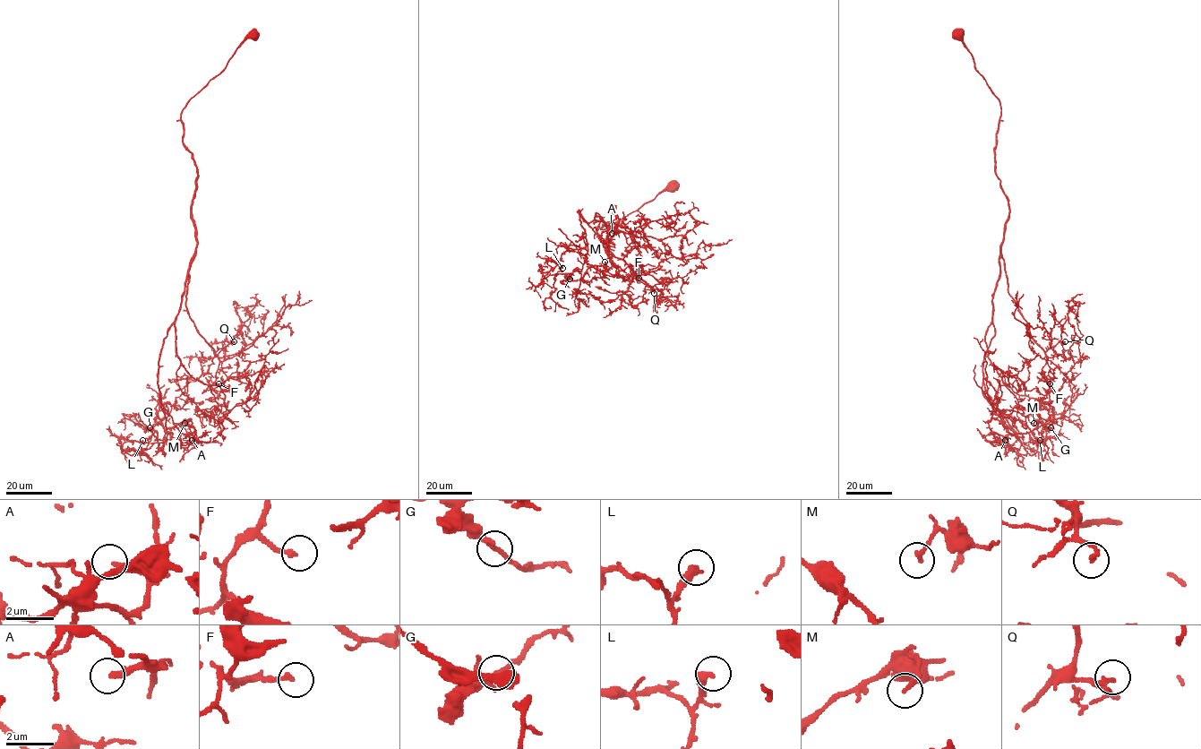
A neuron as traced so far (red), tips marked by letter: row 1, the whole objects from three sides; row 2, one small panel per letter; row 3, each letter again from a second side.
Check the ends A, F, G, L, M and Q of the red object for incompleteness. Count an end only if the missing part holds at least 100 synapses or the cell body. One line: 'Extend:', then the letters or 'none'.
Extend: none

